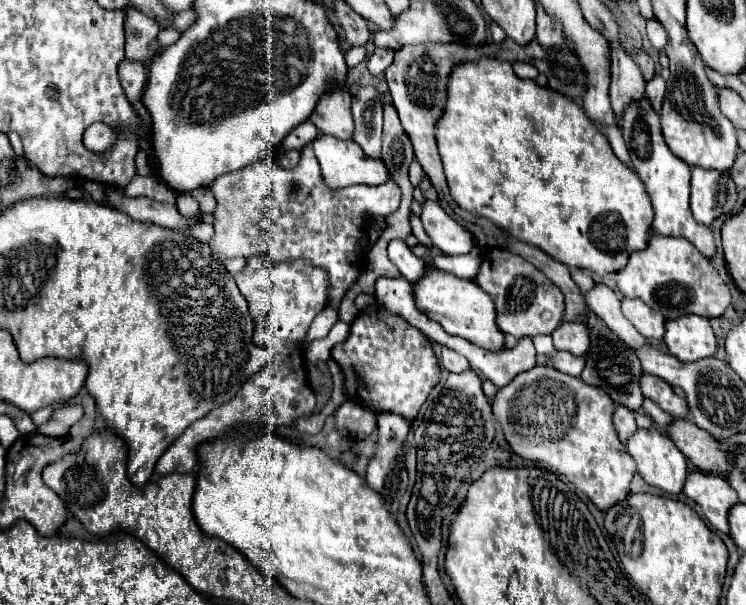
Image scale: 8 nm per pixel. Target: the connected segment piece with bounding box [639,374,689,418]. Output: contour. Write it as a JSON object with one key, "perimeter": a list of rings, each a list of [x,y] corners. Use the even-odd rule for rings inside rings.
{"perimeter":[[[643,374],[639,380],[641,380],[639,384],[641,384],[643,396],[655,400],[673,418],[685,418],[687,416],[689,410],[687,410],[685,400],[679,398],[665,380],[661,380],[657,376],[651,376],[651,374]]]}

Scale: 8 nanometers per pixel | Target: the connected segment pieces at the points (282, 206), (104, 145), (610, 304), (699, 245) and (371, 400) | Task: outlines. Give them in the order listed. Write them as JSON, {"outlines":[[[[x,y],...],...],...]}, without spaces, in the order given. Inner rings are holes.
{"outlines":[[[[309,146],[303,148],[301,160],[295,168],[281,168],[281,166],[273,164],[271,160],[259,160],[259,162],[245,166],[243,170],[229,172],[229,174],[217,178],[209,186],[209,190],[213,192],[215,202],[217,202],[217,208],[213,212],[215,234],[209,240],[209,248],[215,256],[219,256],[221,262],[227,262],[237,256],[243,256],[243,258],[265,256],[265,258],[271,258],[273,262],[297,260],[297,258],[311,260],[315,266],[327,270],[329,286],[327,286],[327,302],[325,304],[329,308],[333,308],[335,312],[339,312],[339,304],[341,304],[345,292],[359,280],[359,276],[363,272],[361,264],[367,264],[367,252],[361,248],[361,240],[365,238],[369,218],[393,214],[399,208],[399,200],[401,200],[401,192],[393,178],[379,186],[359,184],[359,186],[349,186],[349,188],[341,188],[341,190],[329,188],[323,180],[319,162],[313,156],[313,150]]],[[[91,124],[83,134],[85,148],[97,154],[109,152],[115,146],[115,142],[117,142],[117,136],[113,128],[109,128],[107,124]]],[[[597,282],[587,294],[585,294],[585,300],[589,304],[589,308],[611,328],[611,332],[623,340],[625,344],[629,344],[631,348],[641,348],[647,340],[633,328],[633,324],[629,324],[629,320],[625,320],[625,316],[621,314],[621,308],[619,308],[619,298],[617,294]]],[[[647,96],[641,100],[633,100],[625,106],[621,118],[619,118],[619,128],[623,132],[627,150],[631,154],[633,166],[639,174],[639,178],[645,184],[645,192],[651,198],[655,218],[651,230],[655,234],[663,236],[681,236],[687,238],[701,254],[711,258],[715,254],[715,242],[711,228],[705,224],[695,222],[691,210],[689,210],[689,180],[691,180],[691,166],[681,162],[673,152],[669,152],[663,134],[661,134],[661,124],[659,124],[659,114],[653,110],[651,102]]],[[[373,306],[357,314],[351,324],[349,338],[331,350],[331,358],[343,370],[349,400],[373,414],[389,412],[407,422],[417,418],[419,408],[441,376],[431,342],[399,316],[385,314],[381,306]]]]}

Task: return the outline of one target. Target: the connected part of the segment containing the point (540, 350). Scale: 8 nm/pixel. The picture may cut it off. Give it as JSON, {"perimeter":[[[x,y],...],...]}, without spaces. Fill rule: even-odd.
{"perimeter":[[[535,336],[533,338],[533,344],[535,344],[537,354],[551,354],[551,352],[555,352],[553,342],[551,342],[551,336]]]}

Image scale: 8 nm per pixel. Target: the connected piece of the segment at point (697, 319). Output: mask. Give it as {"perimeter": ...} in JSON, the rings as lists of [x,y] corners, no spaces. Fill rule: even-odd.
{"perimeter":[[[679,316],[667,320],[663,342],[667,344],[669,354],[685,362],[713,356],[717,348],[711,324],[703,316]]]}

